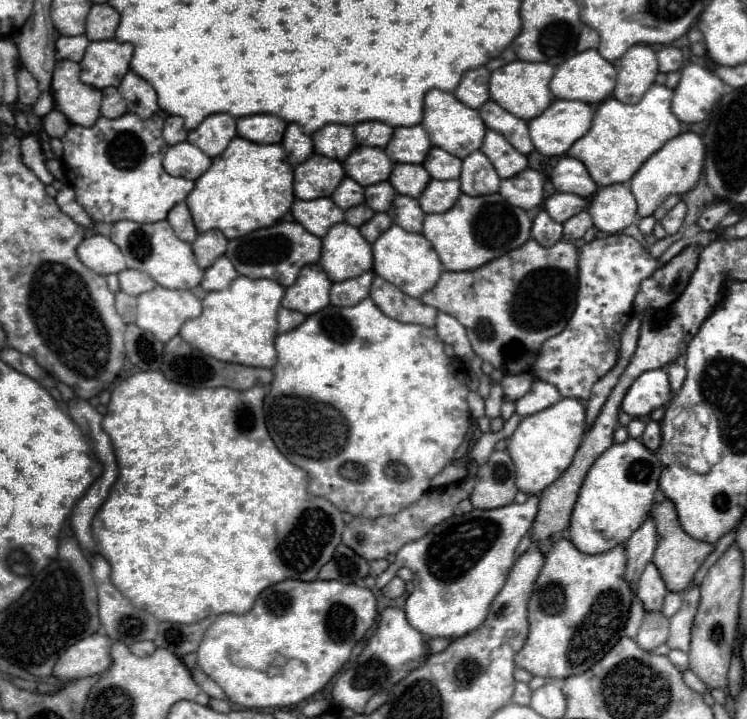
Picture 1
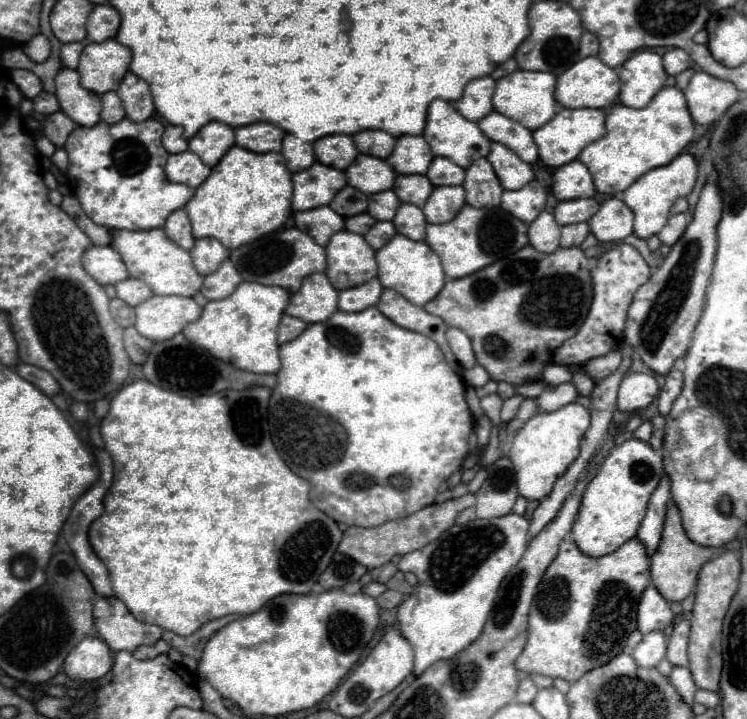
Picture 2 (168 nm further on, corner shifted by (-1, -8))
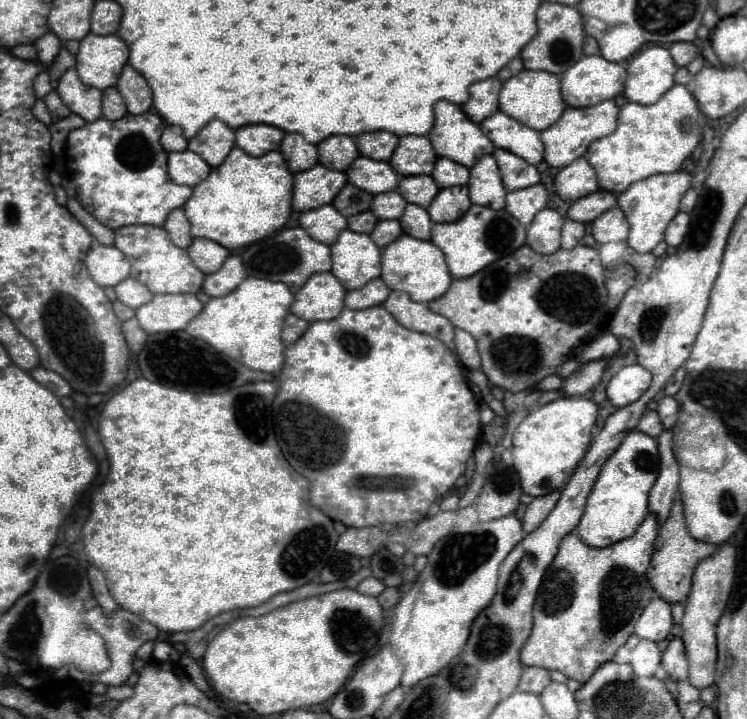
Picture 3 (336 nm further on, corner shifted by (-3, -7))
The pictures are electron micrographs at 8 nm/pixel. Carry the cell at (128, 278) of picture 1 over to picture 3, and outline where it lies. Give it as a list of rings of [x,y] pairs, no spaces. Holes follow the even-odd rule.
[[[126,278],[122,280],[116,288],[116,296],[120,302],[124,302],[130,308],[140,308],[142,304],[150,302],[150,298],[154,296],[142,282],[134,280],[134,278]]]

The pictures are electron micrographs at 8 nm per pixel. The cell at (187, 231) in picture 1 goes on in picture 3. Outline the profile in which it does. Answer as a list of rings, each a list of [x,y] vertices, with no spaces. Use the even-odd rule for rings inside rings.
[[[182,208],[172,210],[172,212],[168,214],[164,228],[166,228],[166,232],[170,234],[170,238],[172,238],[172,242],[174,242],[176,246],[180,246],[180,248],[188,248],[188,246],[192,244],[190,222],[188,222],[188,218],[186,218],[186,214],[184,214]]]

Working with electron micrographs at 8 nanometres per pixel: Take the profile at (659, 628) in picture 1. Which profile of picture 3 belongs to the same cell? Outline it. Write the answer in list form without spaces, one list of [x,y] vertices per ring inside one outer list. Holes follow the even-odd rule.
[[[640,640],[638,646],[632,650],[630,664],[634,666],[634,674],[638,676],[654,676],[662,662],[662,650],[656,642]]]

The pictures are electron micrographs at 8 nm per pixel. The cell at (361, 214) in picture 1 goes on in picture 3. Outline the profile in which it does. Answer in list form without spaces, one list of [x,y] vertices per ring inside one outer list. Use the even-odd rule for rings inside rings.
[[[362,212],[362,214],[354,214],[348,218],[348,228],[354,232],[362,232],[362,234],[370,234],[376,226],[378,218],[374,218],[372,212]]]

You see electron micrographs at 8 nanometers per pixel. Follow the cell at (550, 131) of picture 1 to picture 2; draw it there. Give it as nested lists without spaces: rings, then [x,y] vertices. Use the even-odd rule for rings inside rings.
[[[562,109],[560,113],[554,115],[552,121],[548,121],[544,127],[534,131],[534,141],[538,145],[540,159],[548,167],[562,167],[564,163],[570,163],[580,155],[580,151],[588,143],[604,137],[606,131],[604,119],[606,119],[604,109]]]

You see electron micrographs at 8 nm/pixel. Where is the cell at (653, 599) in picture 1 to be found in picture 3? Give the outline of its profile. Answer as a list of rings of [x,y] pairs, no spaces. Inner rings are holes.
[[[652,598],[650,604],[644,608],[634,634],[638,638],[646,638],[646,640],[654,640],[654,642],[662,642],[670,630],[672,630],[672,610],[670,604],[662,598]]]

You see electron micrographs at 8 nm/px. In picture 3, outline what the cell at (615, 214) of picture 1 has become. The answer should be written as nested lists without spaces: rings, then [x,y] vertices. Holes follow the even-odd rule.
[[[616,206],[616,208],[610,208],[608,212],[604,212],[602,216],[598,216],[592,222],[592,236],[600,244],[626,240],[628,238],[628,220],[626,220],[624,212]]]

